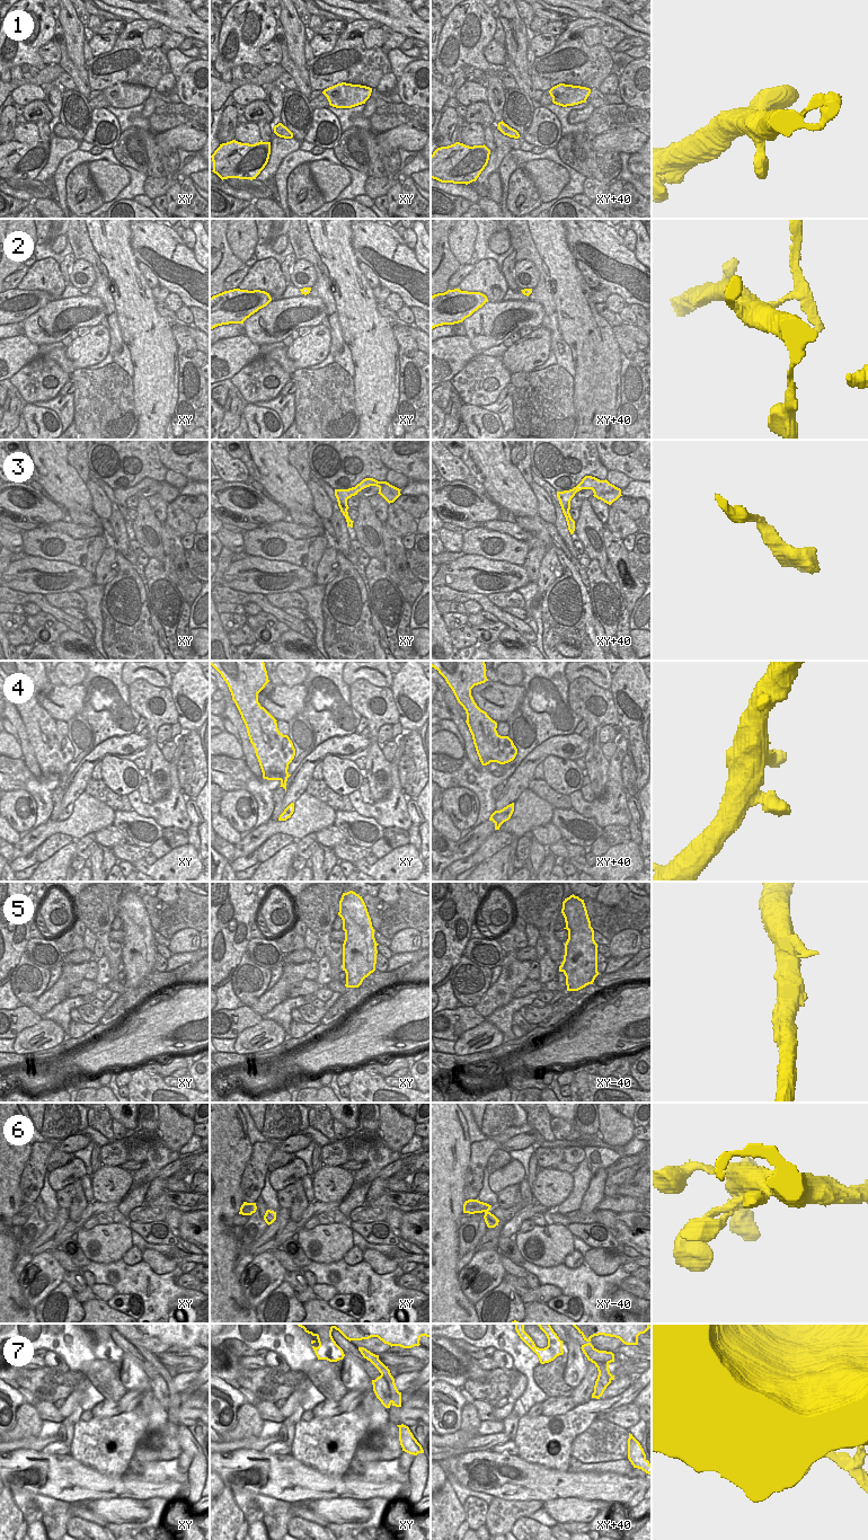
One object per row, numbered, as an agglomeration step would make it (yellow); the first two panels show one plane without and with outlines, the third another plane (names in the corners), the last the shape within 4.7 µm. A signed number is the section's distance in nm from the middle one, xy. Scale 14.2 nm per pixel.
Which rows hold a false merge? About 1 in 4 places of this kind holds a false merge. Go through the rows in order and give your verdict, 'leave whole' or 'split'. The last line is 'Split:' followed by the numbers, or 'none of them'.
1: leave whole
2: split
3: leave whole
4: leave whole
5: leave whole
6: leave whole
7: split
Split: 2, 7

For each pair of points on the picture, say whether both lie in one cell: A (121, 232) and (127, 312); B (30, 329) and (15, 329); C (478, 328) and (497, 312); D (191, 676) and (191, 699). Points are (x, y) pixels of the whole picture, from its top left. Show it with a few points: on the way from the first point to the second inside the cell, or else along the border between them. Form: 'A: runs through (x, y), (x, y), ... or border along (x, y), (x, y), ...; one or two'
A: runs through (121, 253), (121, 264), (127, 284), (127, 292); one
B: border along (20, 324), (23, 334); two
C: runs through (483, 328), (494, 317); one
D: runs through (191, 682), (191, 693); one

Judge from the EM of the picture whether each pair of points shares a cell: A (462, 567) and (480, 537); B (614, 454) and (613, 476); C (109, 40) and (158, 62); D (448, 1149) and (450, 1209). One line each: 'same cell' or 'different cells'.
A: different cells
B: different cells
C: different cells
D: same cell

